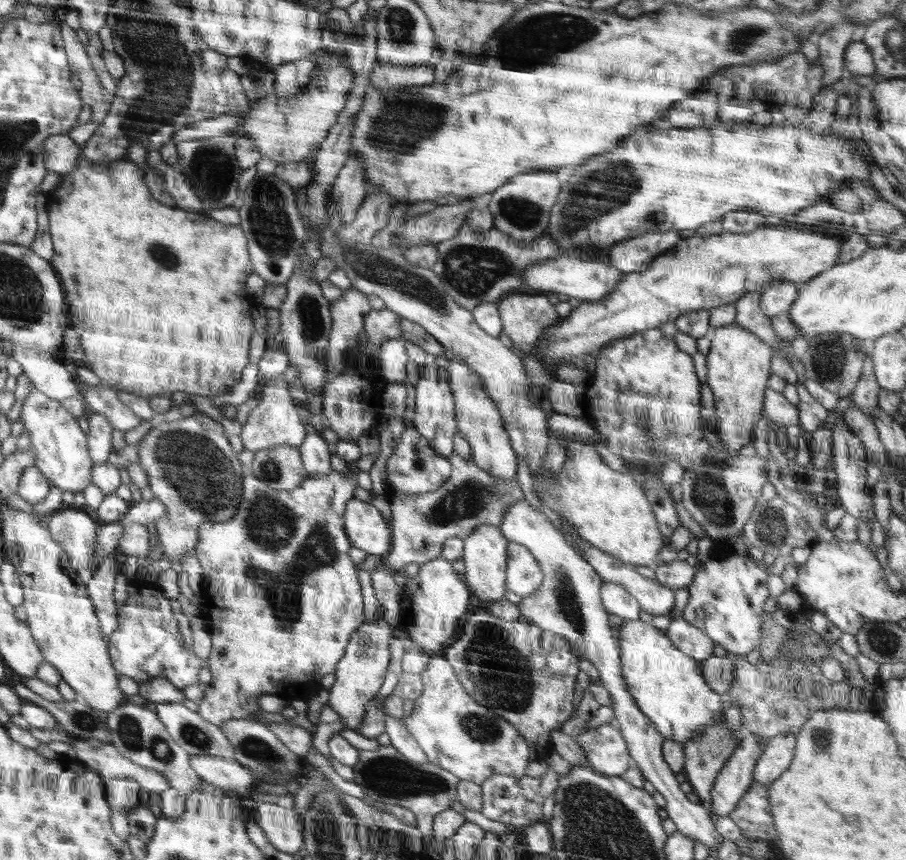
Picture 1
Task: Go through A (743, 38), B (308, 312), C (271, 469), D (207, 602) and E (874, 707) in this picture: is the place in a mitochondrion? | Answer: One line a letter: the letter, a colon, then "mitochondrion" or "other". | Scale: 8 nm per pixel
A: mitochondrion
B: mitochondrion
C: mitochondrion
D: other
E: other

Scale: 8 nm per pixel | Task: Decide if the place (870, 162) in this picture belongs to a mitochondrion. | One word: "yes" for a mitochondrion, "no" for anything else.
no

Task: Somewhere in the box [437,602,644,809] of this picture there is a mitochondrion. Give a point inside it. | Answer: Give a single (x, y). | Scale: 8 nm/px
(503, 679)

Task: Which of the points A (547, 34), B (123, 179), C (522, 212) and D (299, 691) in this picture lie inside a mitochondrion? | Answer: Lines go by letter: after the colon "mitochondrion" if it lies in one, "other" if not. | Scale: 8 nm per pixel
A: mitochondrion
B: other
C: mitochondrion
D: other

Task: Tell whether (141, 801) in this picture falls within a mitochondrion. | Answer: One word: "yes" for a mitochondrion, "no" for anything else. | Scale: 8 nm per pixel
no

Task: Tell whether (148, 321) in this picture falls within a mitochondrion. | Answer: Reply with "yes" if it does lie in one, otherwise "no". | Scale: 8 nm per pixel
no

